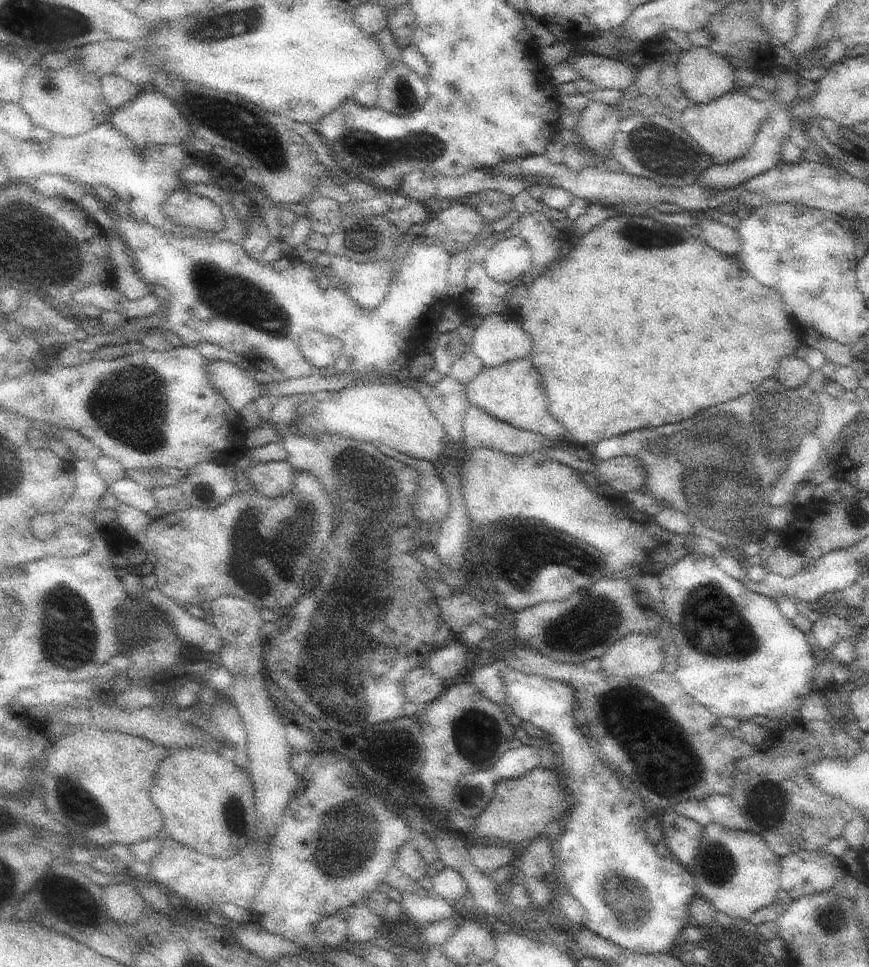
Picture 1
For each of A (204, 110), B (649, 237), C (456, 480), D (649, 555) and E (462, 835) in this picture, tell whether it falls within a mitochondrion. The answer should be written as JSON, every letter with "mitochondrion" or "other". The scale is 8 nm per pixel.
{"A":"mitochondrion","B":"mitochondrion","C":"other","D":"other","E":"other"}

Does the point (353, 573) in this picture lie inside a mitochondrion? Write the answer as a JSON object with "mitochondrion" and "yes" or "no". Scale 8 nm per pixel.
{"mitochondrion":"yes"}

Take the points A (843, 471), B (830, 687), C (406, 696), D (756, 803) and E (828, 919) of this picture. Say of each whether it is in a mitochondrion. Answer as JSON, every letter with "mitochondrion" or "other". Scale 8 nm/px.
{"A":"other","B":"other","C":"other","D":"mitochondrion","E":"mitochondrion"}

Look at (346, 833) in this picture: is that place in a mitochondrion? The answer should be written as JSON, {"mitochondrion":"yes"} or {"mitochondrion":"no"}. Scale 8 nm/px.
{"mitochondrion":"yes"}

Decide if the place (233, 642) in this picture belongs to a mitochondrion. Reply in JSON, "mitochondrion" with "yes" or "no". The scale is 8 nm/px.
{"mitochondrion":"no"}

